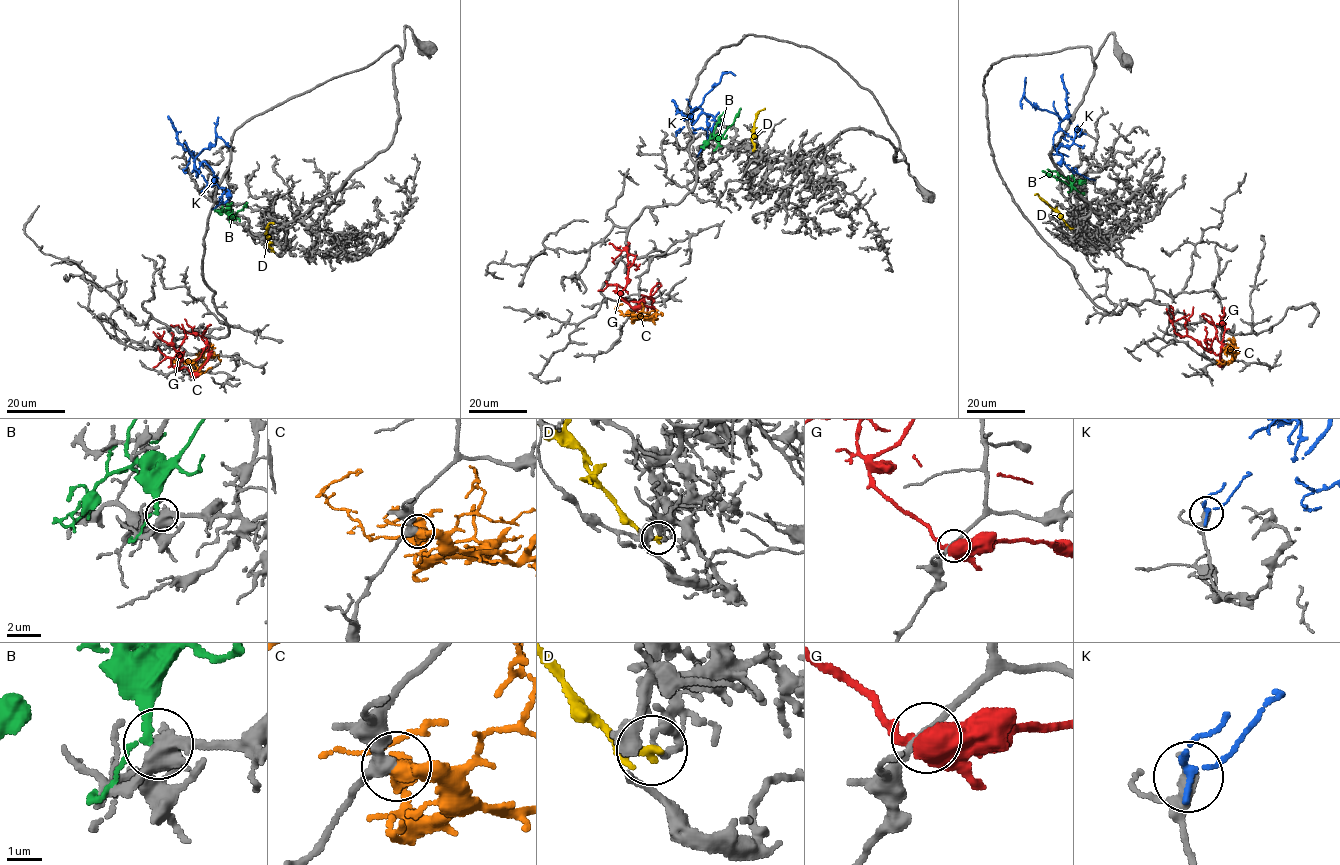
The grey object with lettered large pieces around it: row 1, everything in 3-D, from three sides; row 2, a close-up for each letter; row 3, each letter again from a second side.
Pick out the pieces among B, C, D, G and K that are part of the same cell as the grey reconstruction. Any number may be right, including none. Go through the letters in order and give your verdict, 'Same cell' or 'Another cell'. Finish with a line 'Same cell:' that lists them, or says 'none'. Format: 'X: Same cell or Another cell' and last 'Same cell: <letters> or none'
B: Another cell
C: Another cell
D: Another cell
G: Another cell
K: Another cell
Same cell: none

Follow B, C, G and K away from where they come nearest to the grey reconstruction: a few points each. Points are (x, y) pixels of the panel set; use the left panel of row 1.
B: (234, 220), (247, 202)
C: (192, 372), (197, 369), (187, 361), (175, 360), (179, 368)
G: (192, 374), (185, 367), (176, 368), (181, 362), (179, 355), (183, 354), (153, 332)
K: (183, 169), (192, 155), (195, 167), (208, 186), (213, 184), (224, 189), (222, 202), (212, 209)

